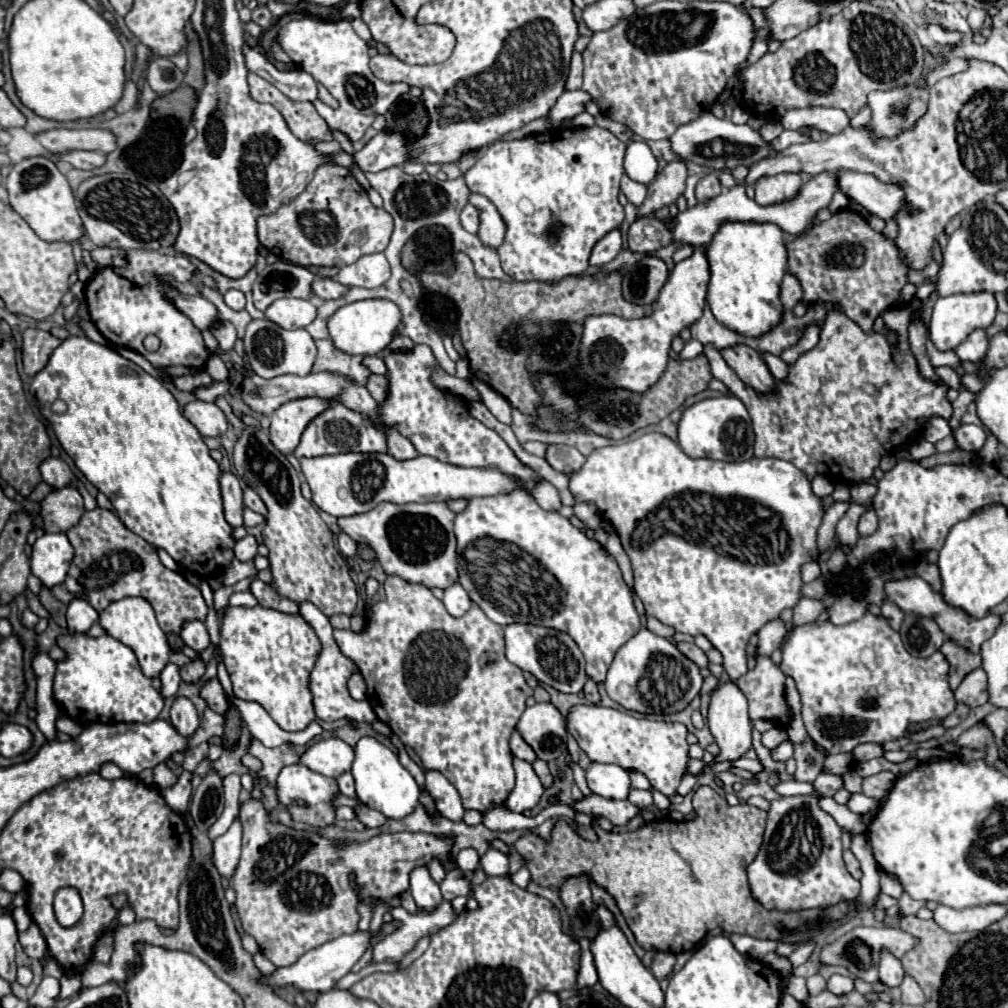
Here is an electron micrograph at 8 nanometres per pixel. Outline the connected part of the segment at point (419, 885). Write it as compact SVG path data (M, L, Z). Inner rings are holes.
M416 868L410 876L410 892L422 912L432 912L442 904L442 894L438 884L430 878L428 868Z

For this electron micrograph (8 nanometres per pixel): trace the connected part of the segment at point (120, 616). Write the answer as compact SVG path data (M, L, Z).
M122 598L122 600L112 602L106 610L100 612L98 624L106 630L106 634L110 634L118 642L126 644L128 648L132 648L144 676L148 676L148 678L160 676L162 668L168 664L170 646L166 642L166 634L162 632L162 628L156 622L152 606L144 598Z

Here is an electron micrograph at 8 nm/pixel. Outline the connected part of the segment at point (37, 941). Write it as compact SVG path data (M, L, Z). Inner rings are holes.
M34 922L24 932L20 932L18 936L20 936L20 944L28 956L38 958L38 960L42 960L46 956L46 940Z

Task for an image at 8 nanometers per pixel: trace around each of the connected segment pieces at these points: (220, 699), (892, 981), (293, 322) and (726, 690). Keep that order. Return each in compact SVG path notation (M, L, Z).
M210 680L202 690L200 690L200 696L208 702L208 706L216 712L216 714L226 714L230 710L230 702L220 686L218 680Z
M882 952L880 956L880 982L888 988L900 986L904 980L904 970L898 958L894 958L890 952Z
M284 298L276 300L264 314L268 320L286 330L306 328L316 318L316 304L302 298Z
M734 682L724 684L714 692L708 712L708 726L716 744L720 746L720 754L716 756L718 762L732 762L744 758L746 752L752 748L752 722L748 716L748 702Z

